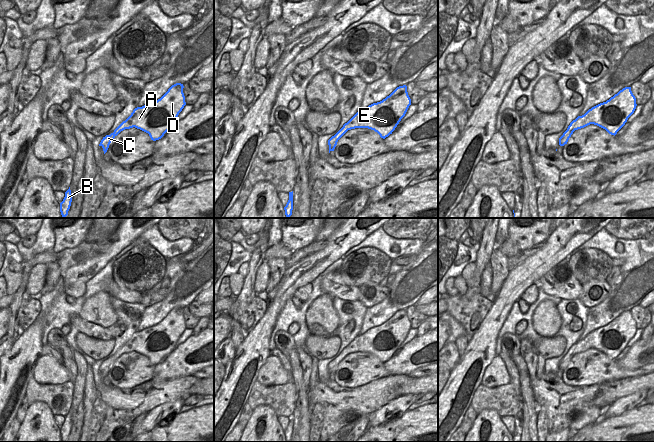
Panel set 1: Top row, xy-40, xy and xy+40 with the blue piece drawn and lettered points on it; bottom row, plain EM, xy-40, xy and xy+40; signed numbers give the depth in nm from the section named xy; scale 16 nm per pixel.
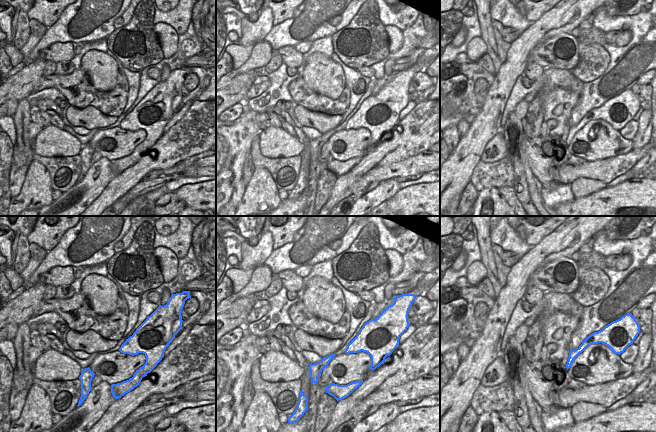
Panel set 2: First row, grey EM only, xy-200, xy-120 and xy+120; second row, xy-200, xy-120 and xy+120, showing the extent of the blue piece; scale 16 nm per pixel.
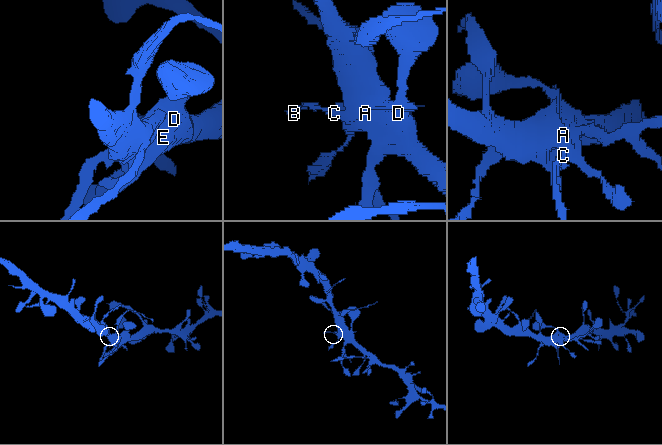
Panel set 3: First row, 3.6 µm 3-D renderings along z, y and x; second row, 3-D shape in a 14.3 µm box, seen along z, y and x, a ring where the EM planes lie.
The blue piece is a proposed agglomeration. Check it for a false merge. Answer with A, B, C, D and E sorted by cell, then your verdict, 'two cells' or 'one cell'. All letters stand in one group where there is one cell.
A D E / B C | two cells

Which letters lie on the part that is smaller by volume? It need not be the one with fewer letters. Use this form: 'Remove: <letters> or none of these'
Remove: B, C

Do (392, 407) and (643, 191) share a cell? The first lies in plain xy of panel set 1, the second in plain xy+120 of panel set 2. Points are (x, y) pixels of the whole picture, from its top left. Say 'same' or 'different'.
different

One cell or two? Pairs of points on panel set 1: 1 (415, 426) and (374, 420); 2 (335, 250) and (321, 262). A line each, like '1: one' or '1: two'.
1: two
2: one

